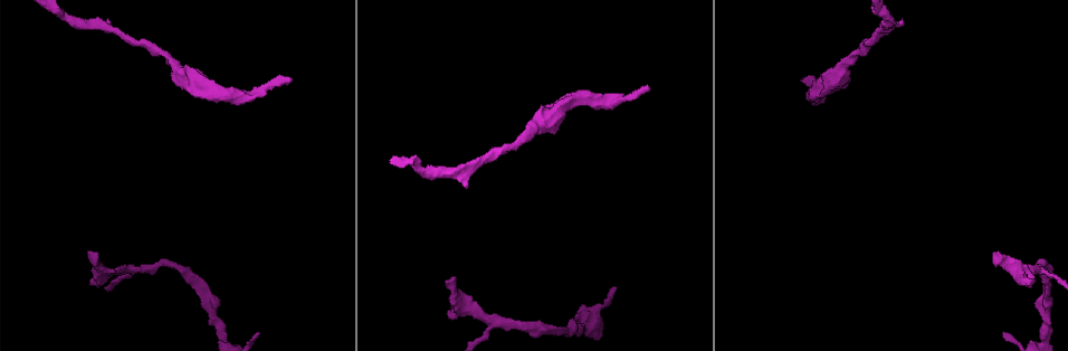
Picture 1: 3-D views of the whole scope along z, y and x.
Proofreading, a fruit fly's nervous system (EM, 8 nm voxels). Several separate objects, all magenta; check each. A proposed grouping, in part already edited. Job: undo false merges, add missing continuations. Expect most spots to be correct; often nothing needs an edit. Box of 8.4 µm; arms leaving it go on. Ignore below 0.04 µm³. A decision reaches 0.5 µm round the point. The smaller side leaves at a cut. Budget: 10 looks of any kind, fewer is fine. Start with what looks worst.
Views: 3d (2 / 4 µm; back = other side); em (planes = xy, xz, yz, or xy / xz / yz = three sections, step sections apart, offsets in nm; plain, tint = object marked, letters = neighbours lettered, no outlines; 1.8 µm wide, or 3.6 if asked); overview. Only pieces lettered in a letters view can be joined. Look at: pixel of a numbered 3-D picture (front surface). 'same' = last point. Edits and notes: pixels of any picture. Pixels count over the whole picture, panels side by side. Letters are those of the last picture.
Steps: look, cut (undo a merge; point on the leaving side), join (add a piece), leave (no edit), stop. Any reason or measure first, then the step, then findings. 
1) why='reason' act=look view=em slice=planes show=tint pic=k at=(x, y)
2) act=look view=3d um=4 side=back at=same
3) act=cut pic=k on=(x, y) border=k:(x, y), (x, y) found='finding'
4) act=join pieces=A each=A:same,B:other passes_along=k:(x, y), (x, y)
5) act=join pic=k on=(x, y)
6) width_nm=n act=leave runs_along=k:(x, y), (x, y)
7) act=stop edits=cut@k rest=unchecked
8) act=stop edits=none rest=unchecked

why='free end' act=look view=3d um=4 pic=1 at=(803, 77)

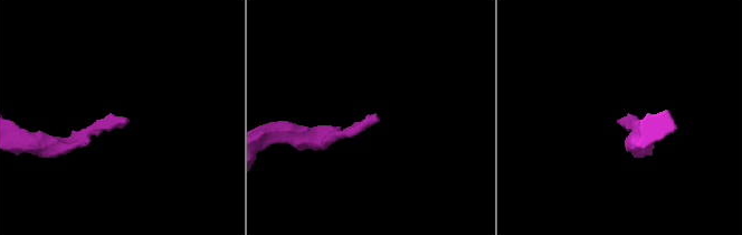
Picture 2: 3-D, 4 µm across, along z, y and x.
why='now the EM' act=look view=em slice=planes show=letters pic=2 at=(377, 118)

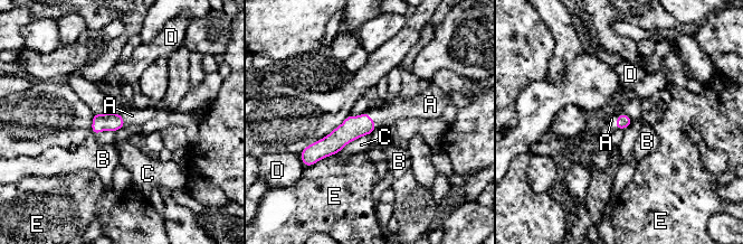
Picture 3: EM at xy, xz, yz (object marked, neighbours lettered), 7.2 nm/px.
width_nm=100 longest_contact=C:280nm act=join pieces=A each=A:same,B:other,C:other,D:other,E:other found='it goes on there'

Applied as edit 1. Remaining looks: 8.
why='branch stops here' act=look view=em slice=planes show=tint pic=1 at=(999, 252)

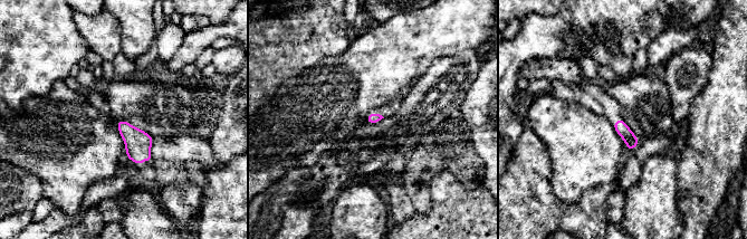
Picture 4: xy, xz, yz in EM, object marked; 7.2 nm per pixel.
why='what lies round it' act=look view=em slice=planes show=letters at=same

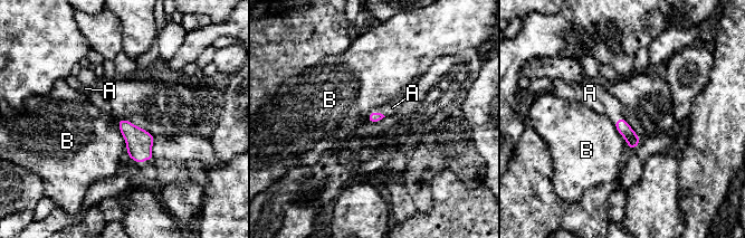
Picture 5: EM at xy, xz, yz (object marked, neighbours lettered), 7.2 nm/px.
act=join pieces=A each=A:same,B:other found='the neuron continues'

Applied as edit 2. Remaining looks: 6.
why='thick turns thin' act=look view=em slice=planes show=letters pic=1 at=(178, 70)

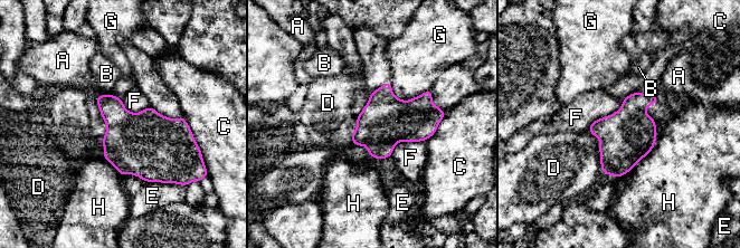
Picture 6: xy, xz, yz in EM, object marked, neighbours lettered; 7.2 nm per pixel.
width_nm=360 act=leave each=A:other,B:other,C:other,D:other,E:other,F:other,G:other,H:other border=6:(624, 98), (587, 130) found='continuous, no second neuron'

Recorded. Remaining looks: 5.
why='tapers out' act=look view=3d um=4 pic=1 at=(901, 21)

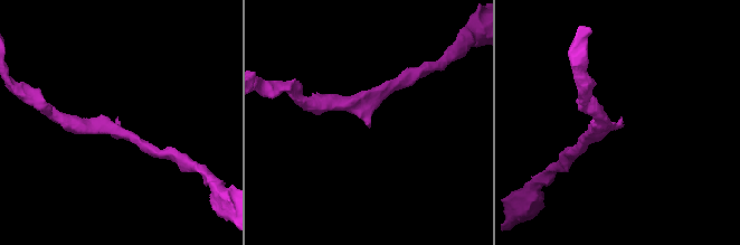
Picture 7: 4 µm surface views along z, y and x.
arm_widths_nm=170,200 act=look view=em slice=planes show=letters pic=7 at=(370, 123)

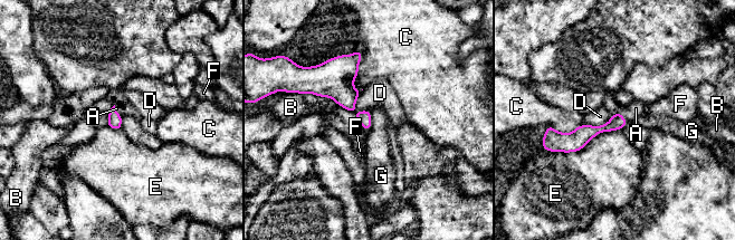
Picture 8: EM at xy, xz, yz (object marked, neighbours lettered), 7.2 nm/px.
act=join pieces=A each=A:same,B:other,C:other,D:other,E:other,F:other,G:other passes_along=8:(617, 122), (622, 117), (636, 108) found='the neuron continues'

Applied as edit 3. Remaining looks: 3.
act=stop edits=join@3,join@5,join@8 rest=unchecked

